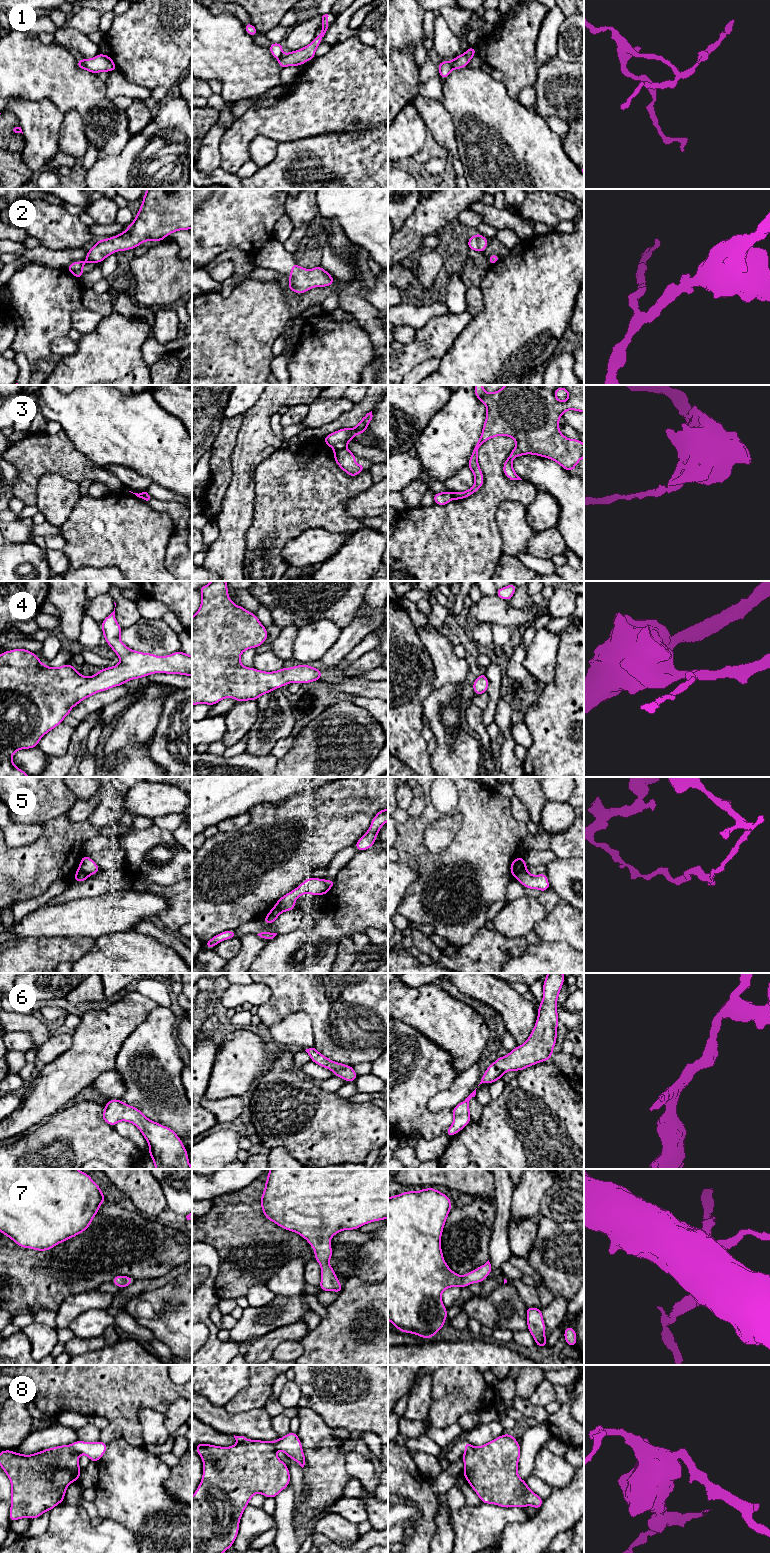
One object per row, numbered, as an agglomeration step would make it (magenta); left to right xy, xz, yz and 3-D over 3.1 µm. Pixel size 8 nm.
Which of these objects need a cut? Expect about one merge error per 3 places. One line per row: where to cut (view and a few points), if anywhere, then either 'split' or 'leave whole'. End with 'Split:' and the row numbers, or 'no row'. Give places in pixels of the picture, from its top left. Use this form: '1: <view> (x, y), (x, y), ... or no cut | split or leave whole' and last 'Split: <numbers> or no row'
1: yz (451, 61), (454, 68) | split
2: no cut | leave whole
3: xz (345, 447), (335, 450) | split
4: no cut | leave whole
5: yz (526, 866), (514, 875) | split
6: no cut | leave whole
7: no cut | leave whole
8: xy (71, 1444), (78, 1454) | split
Split: 1, 3, 5, 8

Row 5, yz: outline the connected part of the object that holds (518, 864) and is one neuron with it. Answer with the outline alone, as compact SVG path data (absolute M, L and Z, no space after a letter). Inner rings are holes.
M523 856L517 857L510 864L510 873L515 876L519 871L526 867L526 862Z

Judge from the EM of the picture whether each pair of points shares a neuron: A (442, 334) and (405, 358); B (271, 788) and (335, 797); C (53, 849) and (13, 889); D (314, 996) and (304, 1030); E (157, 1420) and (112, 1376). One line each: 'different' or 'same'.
A: same
B: different
C: same
D: different
E: different

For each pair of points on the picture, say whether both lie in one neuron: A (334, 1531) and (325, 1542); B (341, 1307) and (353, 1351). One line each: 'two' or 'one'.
A: two
B: one

